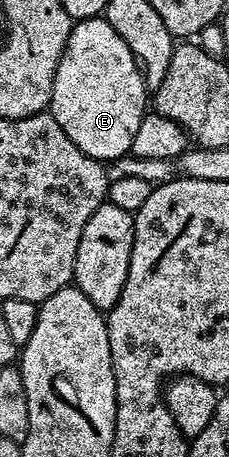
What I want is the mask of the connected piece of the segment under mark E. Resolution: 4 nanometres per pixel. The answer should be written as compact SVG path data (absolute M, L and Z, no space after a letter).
M104 16L86 17L74 24L59 67L55 71L51 112L59 127L67 131L71 143L75 143L79 151L96 161L108 163L132 150L135 131L139 131L139 123L147 112L147 86L127 43L119 39L119 31L115 31L115 27L111 27Z

